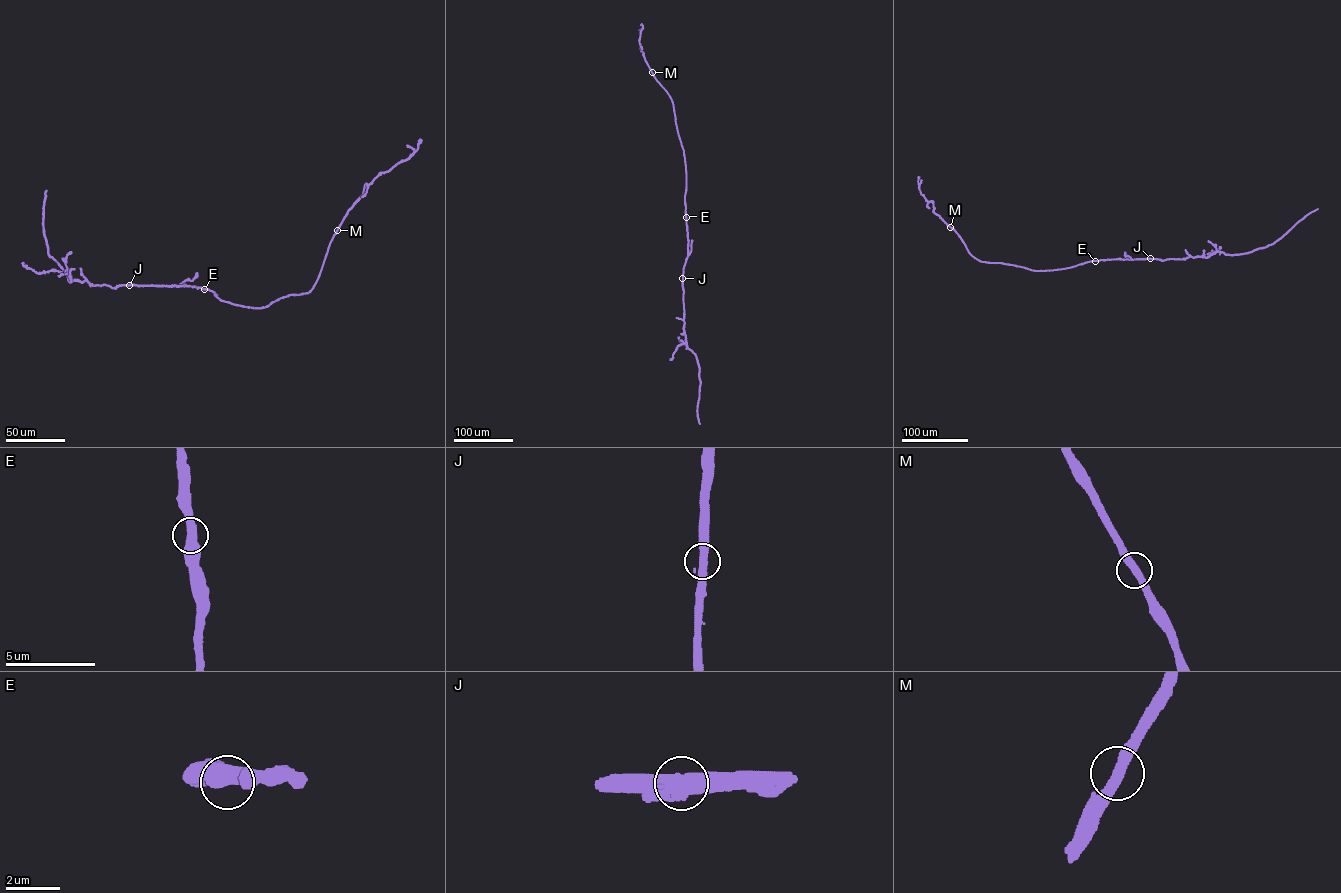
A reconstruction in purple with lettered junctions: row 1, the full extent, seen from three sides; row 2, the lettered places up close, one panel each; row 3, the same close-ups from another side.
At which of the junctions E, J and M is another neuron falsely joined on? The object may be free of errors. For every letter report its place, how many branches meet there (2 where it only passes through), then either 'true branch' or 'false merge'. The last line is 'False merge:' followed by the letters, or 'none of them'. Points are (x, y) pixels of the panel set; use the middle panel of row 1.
E: at (686, 217); 2 branches meet; true branch
J: at (682, 278); 2 branches meet; true branch
M: at (652, 72); 2 branches meet; true branch
False merge: none of them

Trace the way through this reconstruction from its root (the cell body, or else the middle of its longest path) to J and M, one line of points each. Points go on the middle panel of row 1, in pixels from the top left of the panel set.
J: (686, 217), (688, 257), (682, 278)
M: (686, 217), (686, 166), (673, 104), (652, 72)

